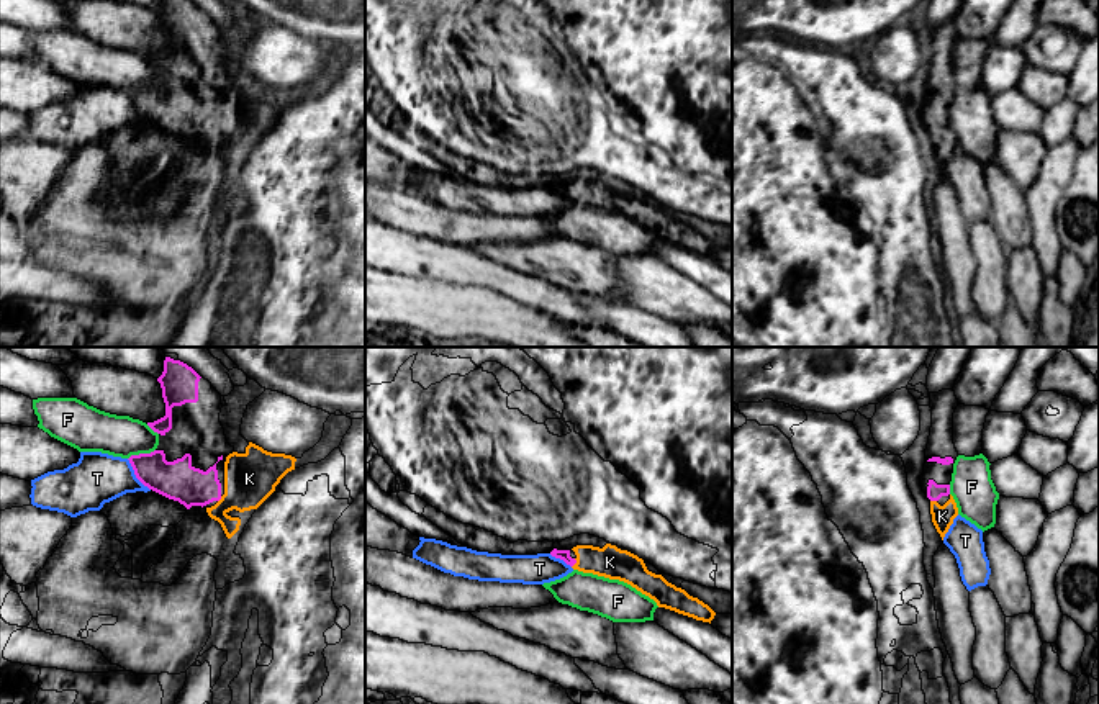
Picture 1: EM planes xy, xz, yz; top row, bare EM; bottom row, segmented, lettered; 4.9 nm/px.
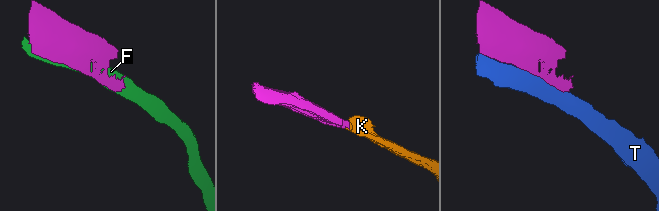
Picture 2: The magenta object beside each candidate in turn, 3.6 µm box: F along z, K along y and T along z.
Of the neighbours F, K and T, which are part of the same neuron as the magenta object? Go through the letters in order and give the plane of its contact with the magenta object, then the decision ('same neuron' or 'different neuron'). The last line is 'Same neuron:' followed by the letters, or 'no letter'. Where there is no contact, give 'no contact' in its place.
F: contact in xy; different neuron
K: contact in xz; same neuron
T: contact in xy; different neuron
Same neuron: K

